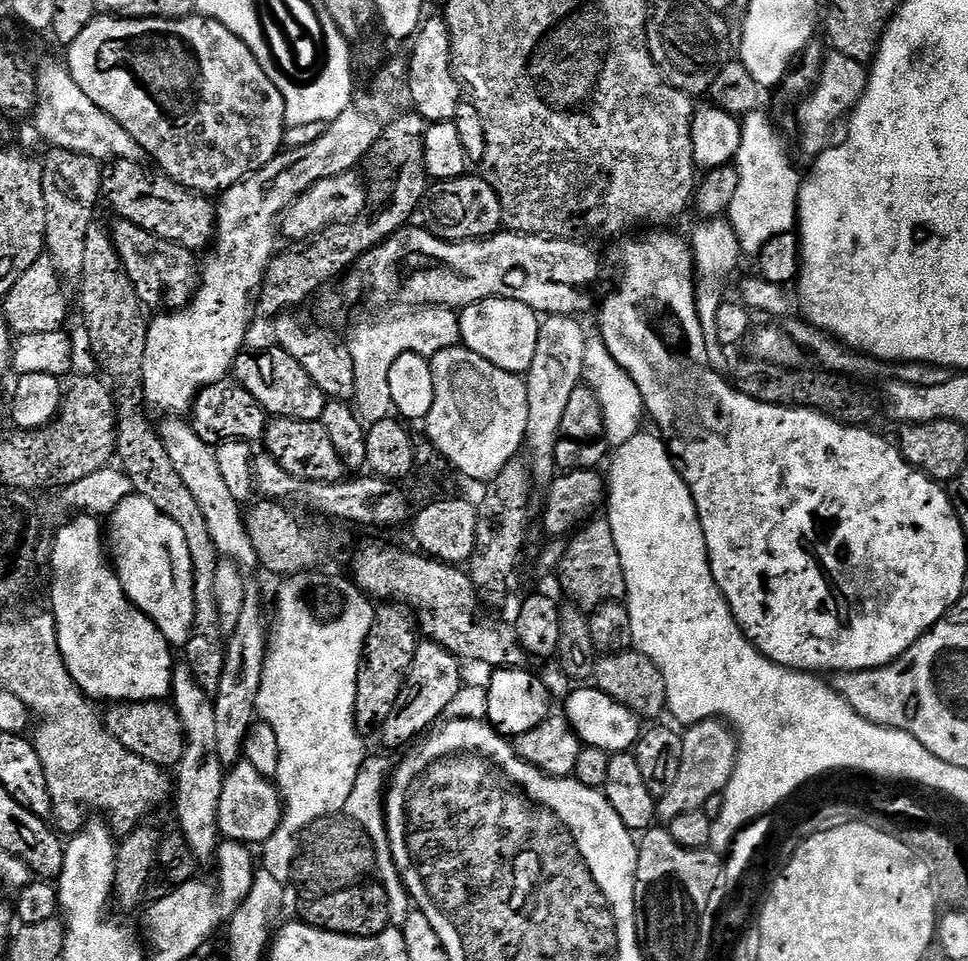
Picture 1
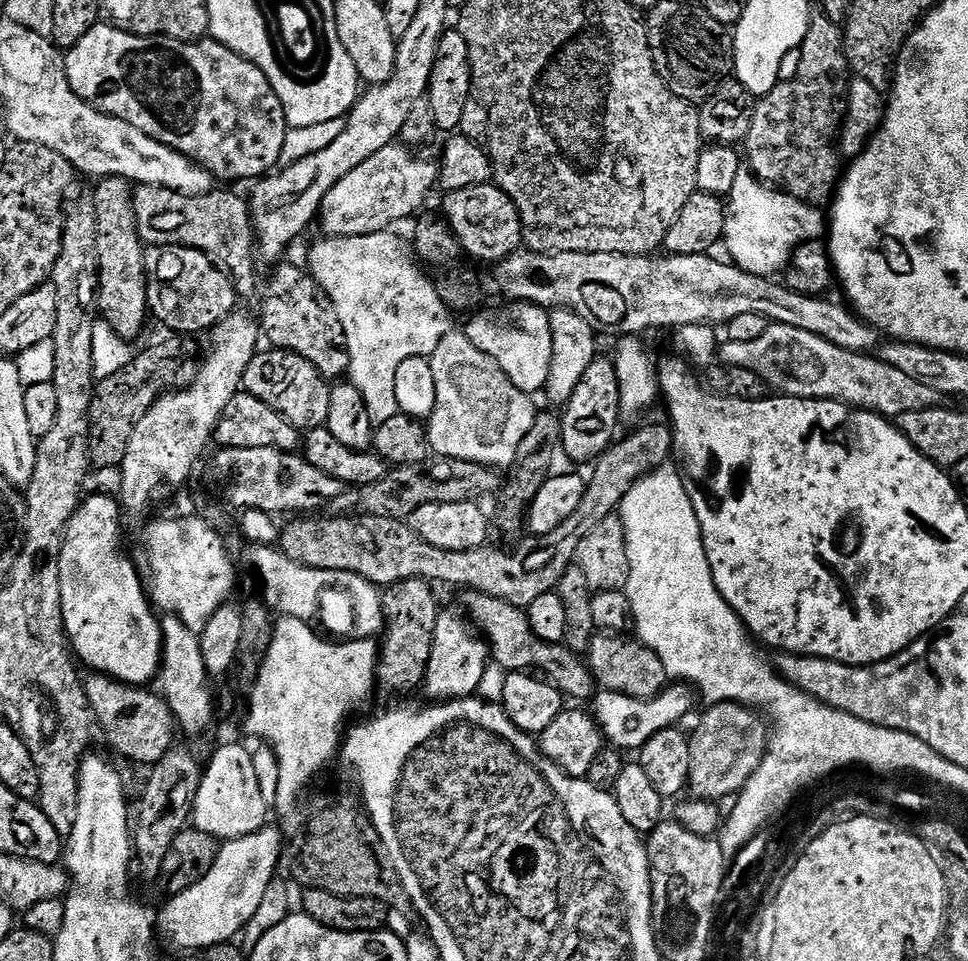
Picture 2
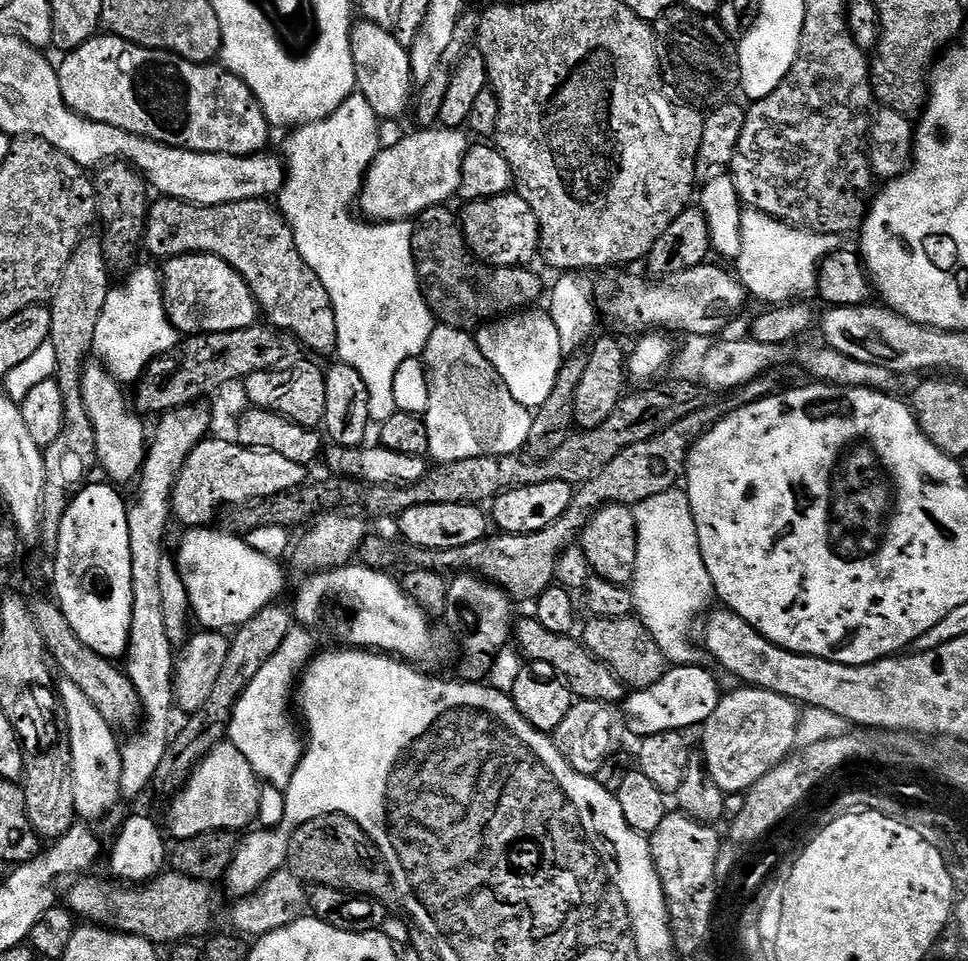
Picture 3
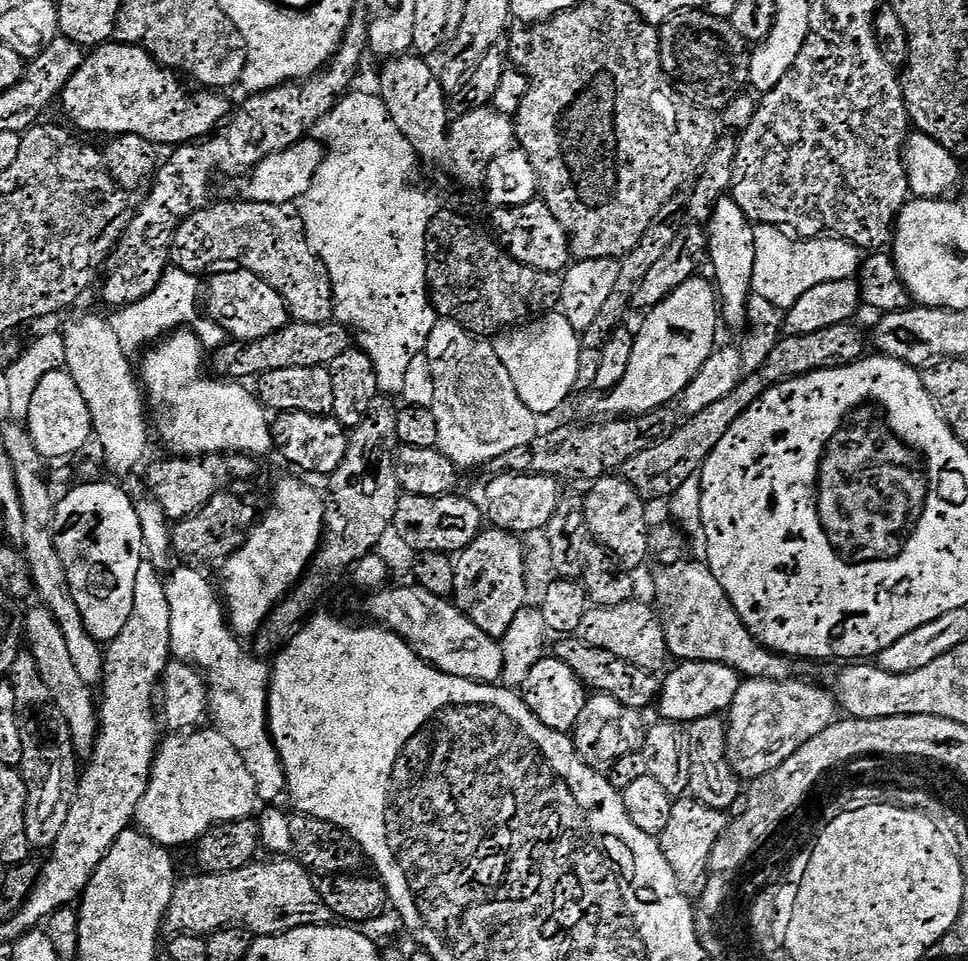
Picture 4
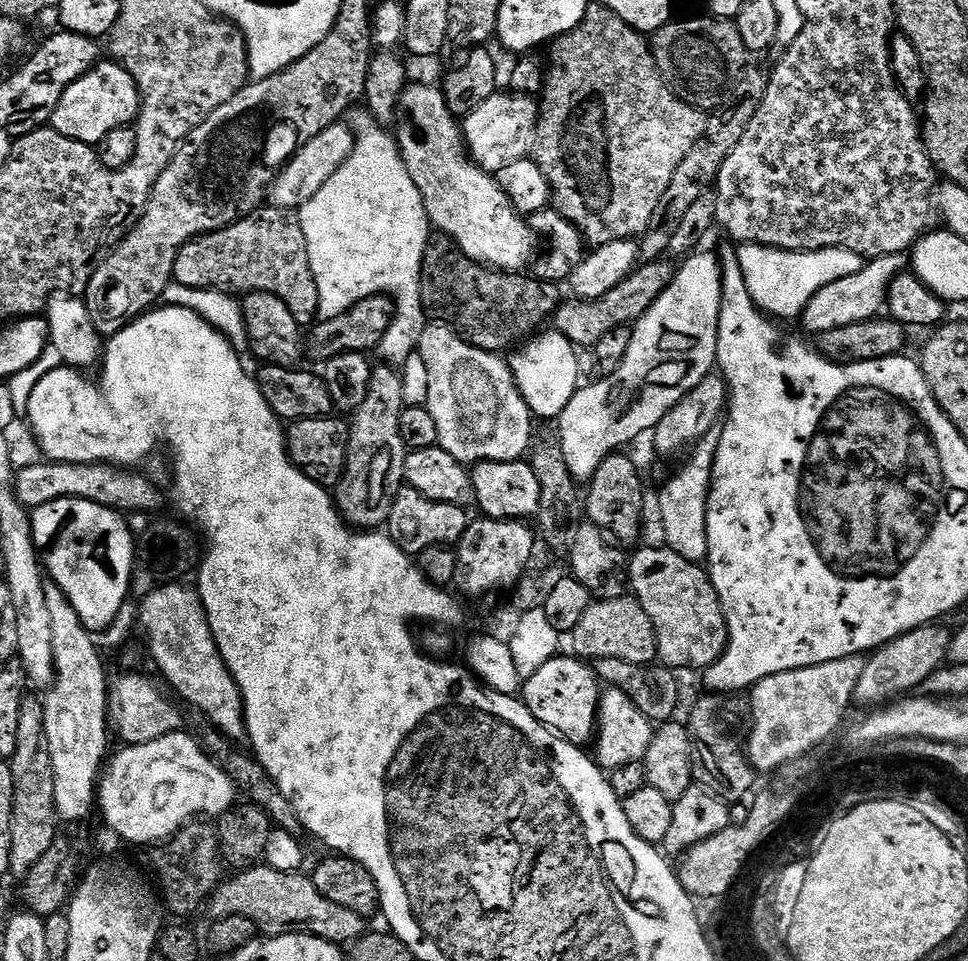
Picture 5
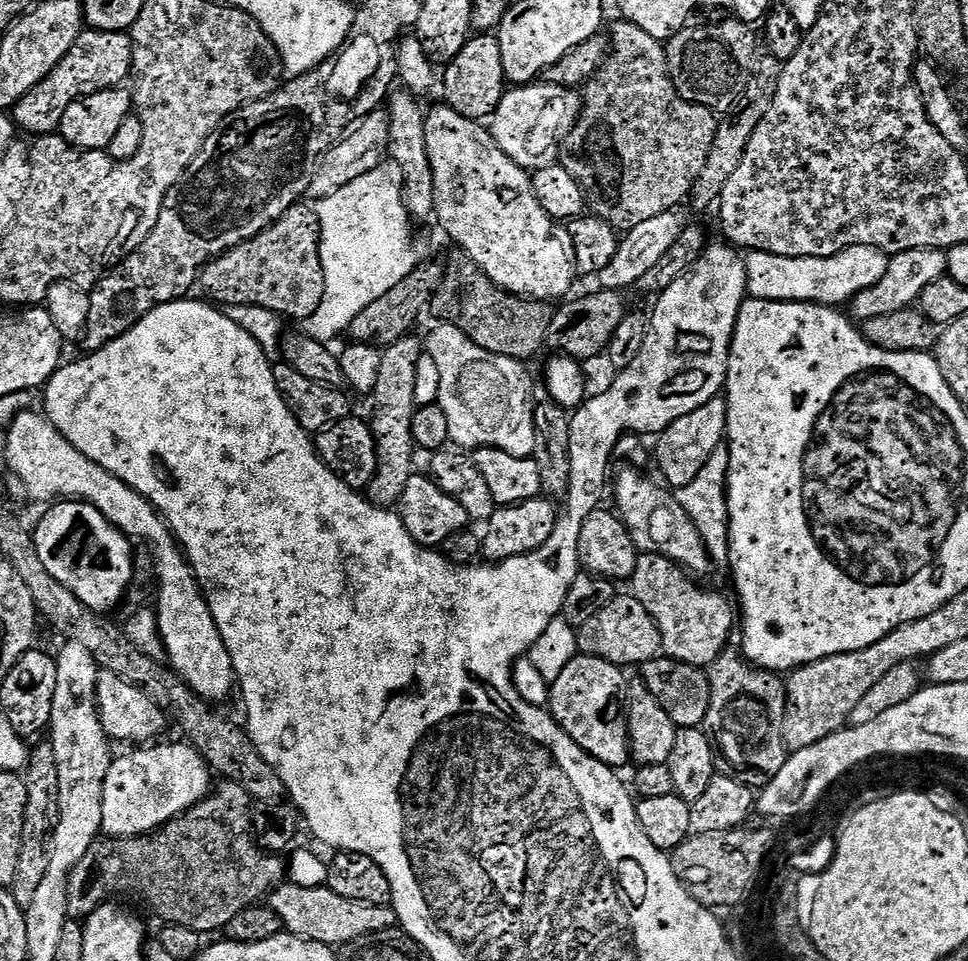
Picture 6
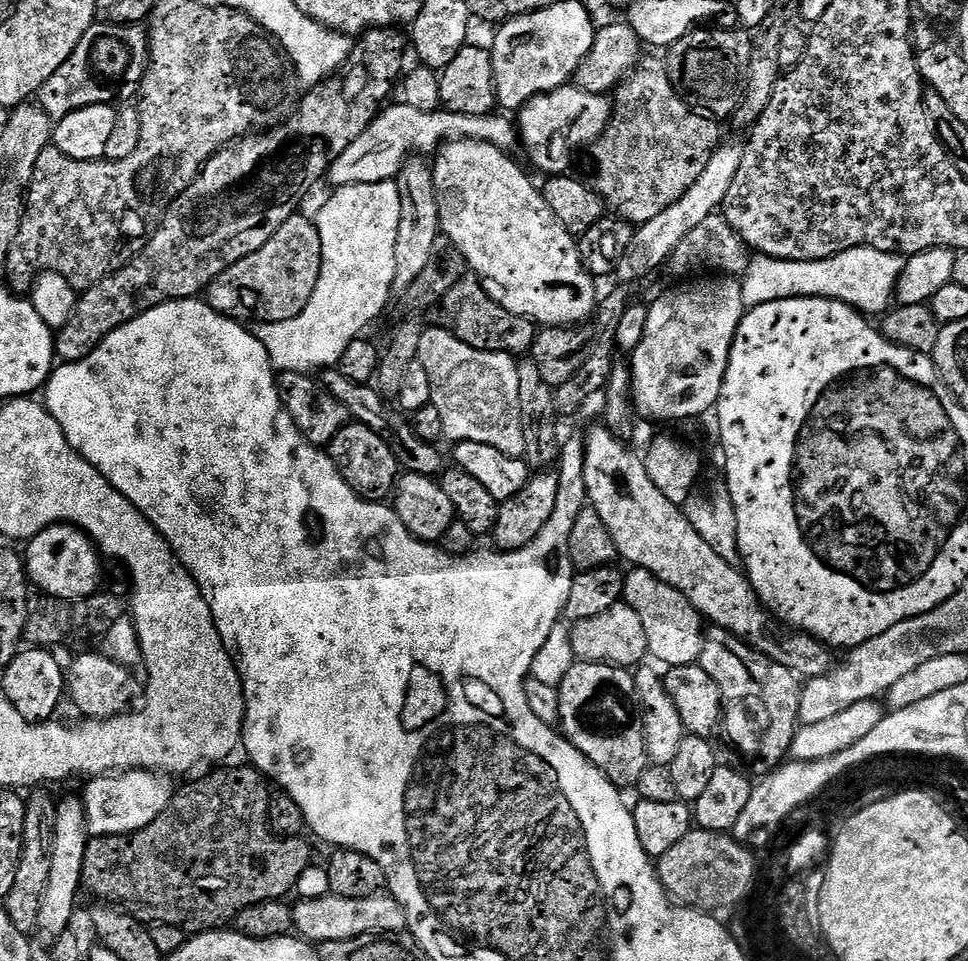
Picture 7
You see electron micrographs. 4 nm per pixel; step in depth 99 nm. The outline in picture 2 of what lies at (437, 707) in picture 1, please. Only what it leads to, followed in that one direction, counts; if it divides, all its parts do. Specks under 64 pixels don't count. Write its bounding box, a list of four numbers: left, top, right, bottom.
[422,607,490,702]

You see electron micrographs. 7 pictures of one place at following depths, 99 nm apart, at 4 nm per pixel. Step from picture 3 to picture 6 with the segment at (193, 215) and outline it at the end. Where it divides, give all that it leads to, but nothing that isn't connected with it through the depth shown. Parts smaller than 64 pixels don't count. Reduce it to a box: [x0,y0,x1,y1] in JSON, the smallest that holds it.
[198,202,323,322]

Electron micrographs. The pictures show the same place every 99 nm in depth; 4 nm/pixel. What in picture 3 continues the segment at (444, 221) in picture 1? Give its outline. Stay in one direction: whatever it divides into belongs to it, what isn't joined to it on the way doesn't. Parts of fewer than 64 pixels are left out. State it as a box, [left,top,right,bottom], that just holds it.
[458,191,540,268]

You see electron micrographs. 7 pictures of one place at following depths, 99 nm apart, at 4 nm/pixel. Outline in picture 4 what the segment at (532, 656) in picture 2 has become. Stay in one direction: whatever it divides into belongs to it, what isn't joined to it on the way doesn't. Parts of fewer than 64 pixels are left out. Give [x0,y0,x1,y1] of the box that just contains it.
[555,638,661,710]

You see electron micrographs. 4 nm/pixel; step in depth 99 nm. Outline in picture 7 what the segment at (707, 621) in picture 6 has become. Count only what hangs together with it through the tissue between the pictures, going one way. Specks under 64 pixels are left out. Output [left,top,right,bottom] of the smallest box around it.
[623,568,705,668]

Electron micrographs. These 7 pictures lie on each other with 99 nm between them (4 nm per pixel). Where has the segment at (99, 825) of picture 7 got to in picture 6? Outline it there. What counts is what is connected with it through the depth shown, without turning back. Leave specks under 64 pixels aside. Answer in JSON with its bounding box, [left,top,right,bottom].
[102,742,214,838]

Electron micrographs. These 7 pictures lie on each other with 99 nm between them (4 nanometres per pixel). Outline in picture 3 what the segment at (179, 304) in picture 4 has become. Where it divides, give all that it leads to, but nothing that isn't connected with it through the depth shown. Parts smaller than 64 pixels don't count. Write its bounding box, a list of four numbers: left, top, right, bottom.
[93,266,180,385]

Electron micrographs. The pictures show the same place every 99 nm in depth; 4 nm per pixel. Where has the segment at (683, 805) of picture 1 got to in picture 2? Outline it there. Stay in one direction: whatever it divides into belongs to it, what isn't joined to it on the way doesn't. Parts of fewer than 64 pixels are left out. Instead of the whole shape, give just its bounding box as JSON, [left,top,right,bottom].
[688,704,770,802]

